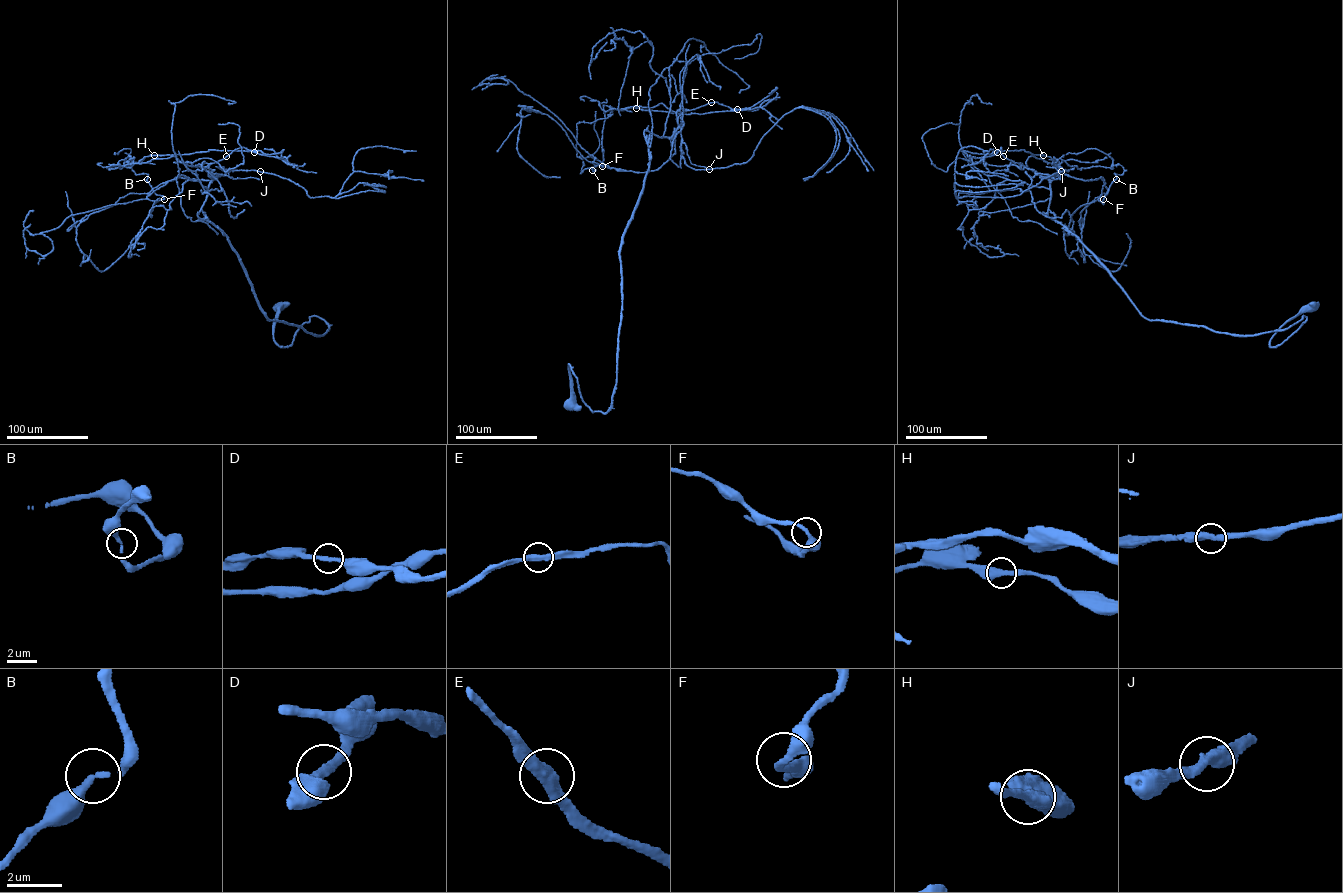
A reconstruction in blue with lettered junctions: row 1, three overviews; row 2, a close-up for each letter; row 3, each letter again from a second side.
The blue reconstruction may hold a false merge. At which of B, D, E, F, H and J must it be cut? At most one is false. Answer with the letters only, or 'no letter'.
no letter

